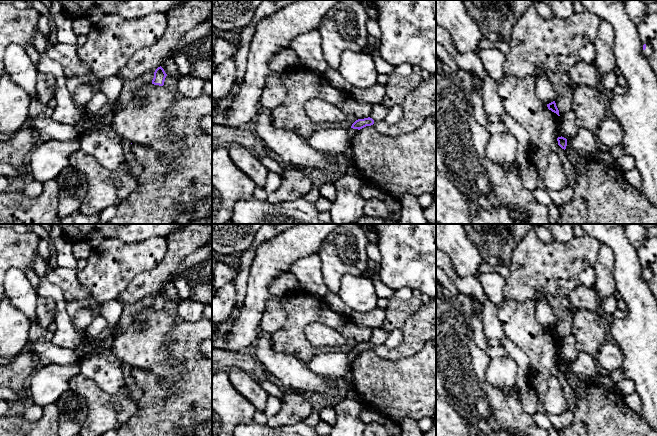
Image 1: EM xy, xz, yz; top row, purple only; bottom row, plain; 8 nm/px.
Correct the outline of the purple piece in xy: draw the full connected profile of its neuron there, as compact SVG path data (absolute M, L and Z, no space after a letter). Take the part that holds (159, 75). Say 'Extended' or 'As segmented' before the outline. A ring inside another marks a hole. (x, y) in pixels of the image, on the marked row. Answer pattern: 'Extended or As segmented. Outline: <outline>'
As segmented. Outline: M161 66L158 67L154 72L152 84L163 86L166 76L167 74L165 73L164 69Z

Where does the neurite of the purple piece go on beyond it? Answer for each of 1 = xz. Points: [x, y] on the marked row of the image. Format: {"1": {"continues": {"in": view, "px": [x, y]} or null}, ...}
{"1": {"continues": null}}

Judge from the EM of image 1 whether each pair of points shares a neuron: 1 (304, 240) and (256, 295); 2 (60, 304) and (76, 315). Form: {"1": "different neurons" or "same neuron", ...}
{"1": "same neuron", "2": "different neurons"}

